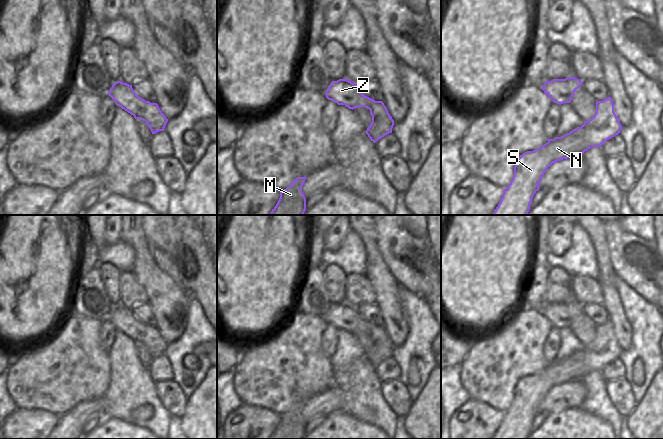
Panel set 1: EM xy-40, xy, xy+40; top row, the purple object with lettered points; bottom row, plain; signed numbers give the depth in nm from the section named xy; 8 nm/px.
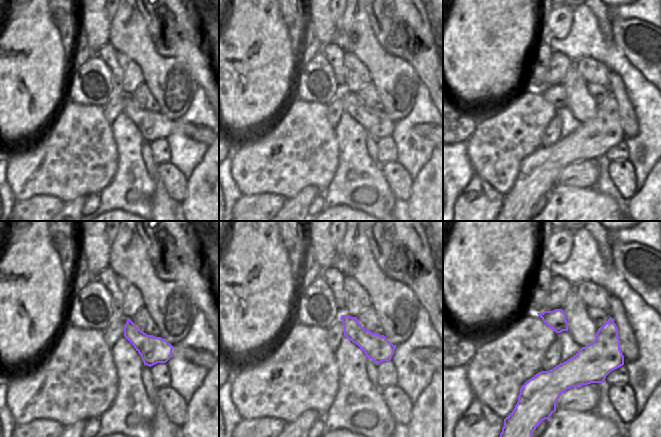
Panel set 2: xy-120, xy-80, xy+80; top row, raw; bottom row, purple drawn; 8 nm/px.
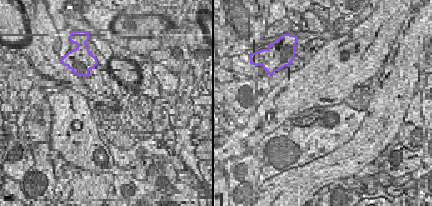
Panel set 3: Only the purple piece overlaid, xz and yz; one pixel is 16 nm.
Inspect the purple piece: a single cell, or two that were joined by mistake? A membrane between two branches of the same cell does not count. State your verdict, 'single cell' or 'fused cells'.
fused cells

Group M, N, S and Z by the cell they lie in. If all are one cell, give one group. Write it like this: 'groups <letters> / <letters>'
groups M N S / Z

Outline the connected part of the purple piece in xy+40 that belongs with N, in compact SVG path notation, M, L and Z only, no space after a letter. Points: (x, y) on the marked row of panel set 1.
M611 97L603 101L596 101L596 112L589 121L584 121L581 127L577 127L569 133L548 139L541 147L527 151L520 155L514 166L514 176L510 184L504 189L502 198L492 215L527 215L534 194L540 189L538 184L546 170L555 162L582 155L591 147L601 147L602 144L618 135L622 126L614 112L614 104Z

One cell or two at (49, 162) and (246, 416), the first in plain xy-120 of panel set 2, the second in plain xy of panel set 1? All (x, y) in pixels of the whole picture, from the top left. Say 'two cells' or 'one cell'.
two cells

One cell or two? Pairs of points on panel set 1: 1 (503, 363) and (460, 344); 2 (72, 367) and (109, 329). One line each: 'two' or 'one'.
1: two
2: two

